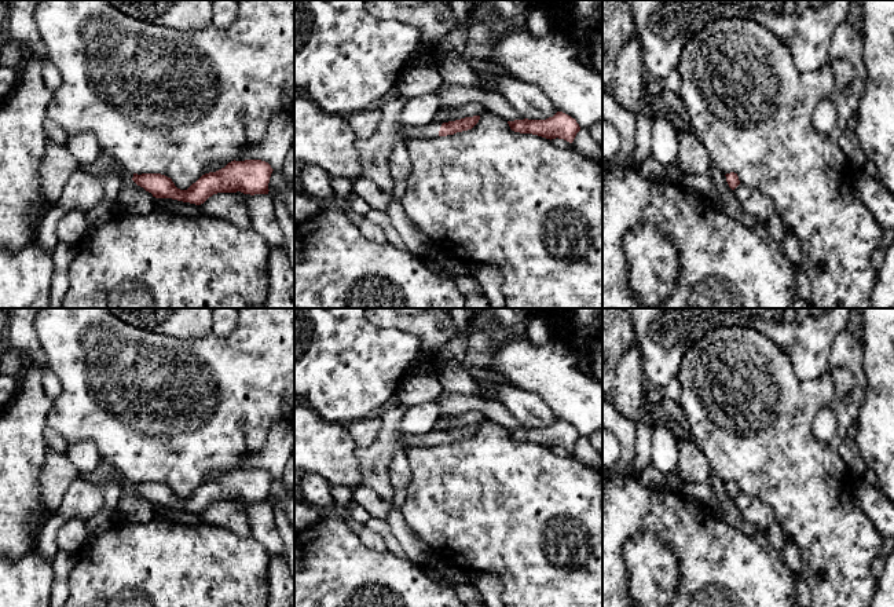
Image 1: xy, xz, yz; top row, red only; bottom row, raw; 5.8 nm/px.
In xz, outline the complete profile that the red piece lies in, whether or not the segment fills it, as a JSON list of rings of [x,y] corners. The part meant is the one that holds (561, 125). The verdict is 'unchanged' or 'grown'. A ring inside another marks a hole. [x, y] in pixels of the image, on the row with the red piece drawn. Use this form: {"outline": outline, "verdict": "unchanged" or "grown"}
{"outline": [[[557,111],[553,117],[546,120],[514,120],[508,121],[514,132],[532,134],[546,139],[564,139],[569,143],[574,142],[576,134],[580,131],[579,124],[571,116]]], "verdict": "unchanged"}

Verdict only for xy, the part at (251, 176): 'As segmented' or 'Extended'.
As segmented

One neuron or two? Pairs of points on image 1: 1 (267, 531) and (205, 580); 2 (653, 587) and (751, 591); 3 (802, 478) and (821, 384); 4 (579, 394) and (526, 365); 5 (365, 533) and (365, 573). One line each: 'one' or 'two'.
1: two
2: two
3: one
4: one
5: two

